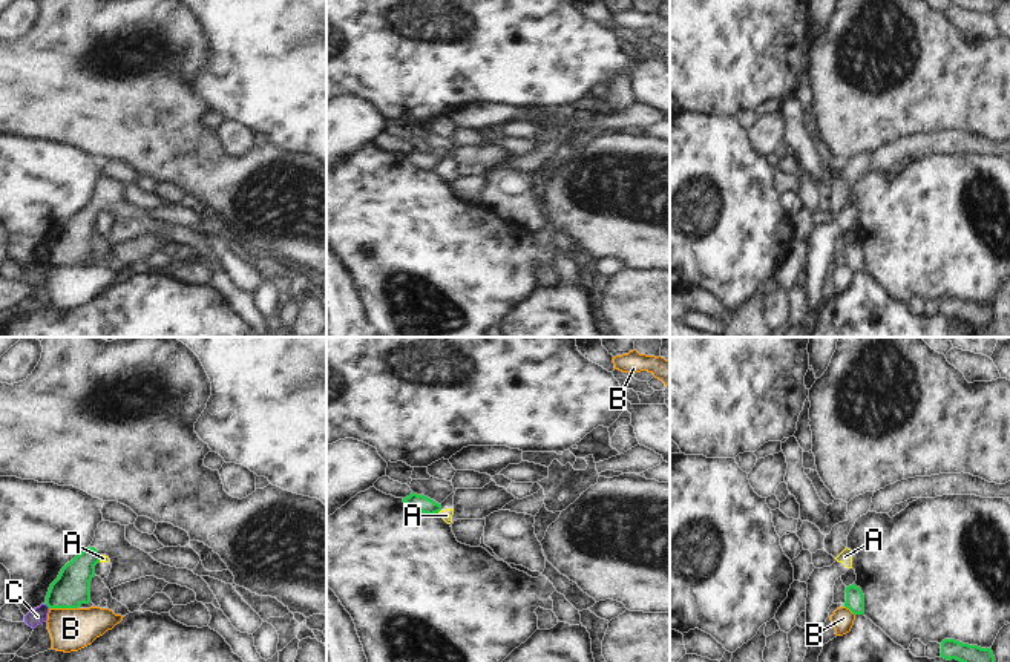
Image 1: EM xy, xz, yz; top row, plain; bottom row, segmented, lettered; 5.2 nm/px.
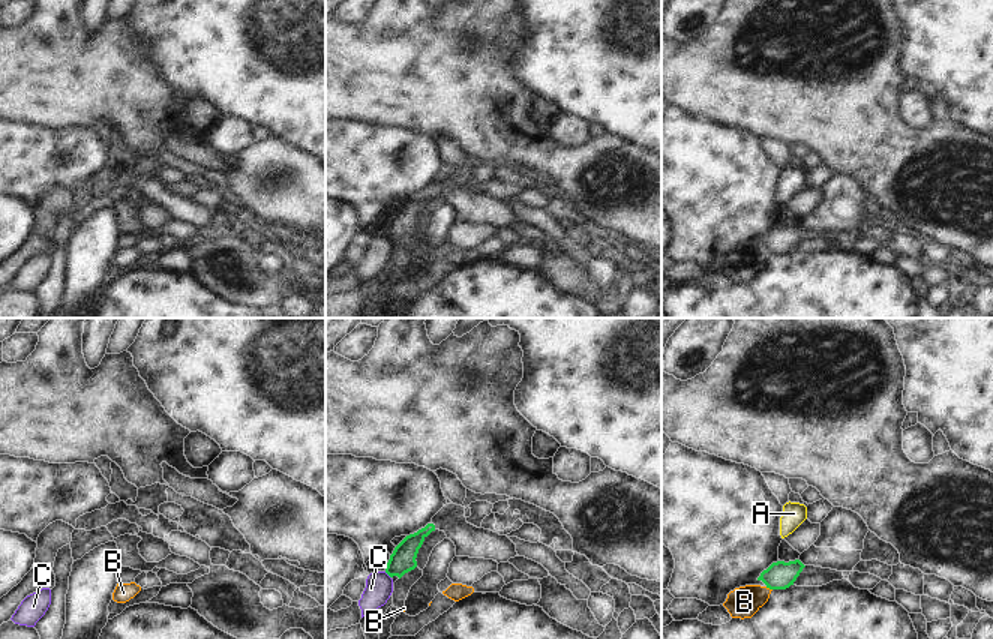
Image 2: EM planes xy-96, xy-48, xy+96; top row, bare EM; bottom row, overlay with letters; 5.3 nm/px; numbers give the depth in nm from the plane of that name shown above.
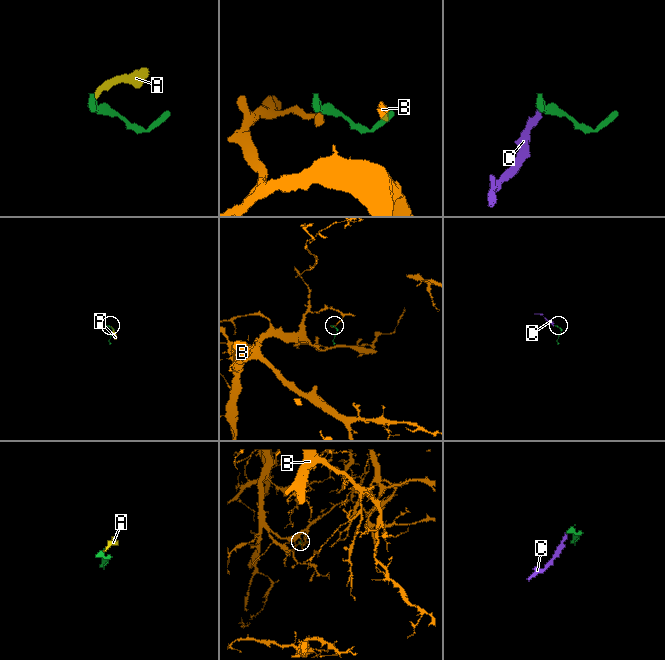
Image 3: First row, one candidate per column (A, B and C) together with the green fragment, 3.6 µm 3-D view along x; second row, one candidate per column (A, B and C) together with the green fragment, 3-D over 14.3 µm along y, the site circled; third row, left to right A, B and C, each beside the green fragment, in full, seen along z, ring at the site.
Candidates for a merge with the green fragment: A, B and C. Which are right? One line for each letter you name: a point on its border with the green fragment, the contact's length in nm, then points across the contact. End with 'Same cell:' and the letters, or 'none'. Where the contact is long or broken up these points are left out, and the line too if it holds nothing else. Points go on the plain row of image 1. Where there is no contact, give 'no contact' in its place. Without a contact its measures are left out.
Same cell: none

